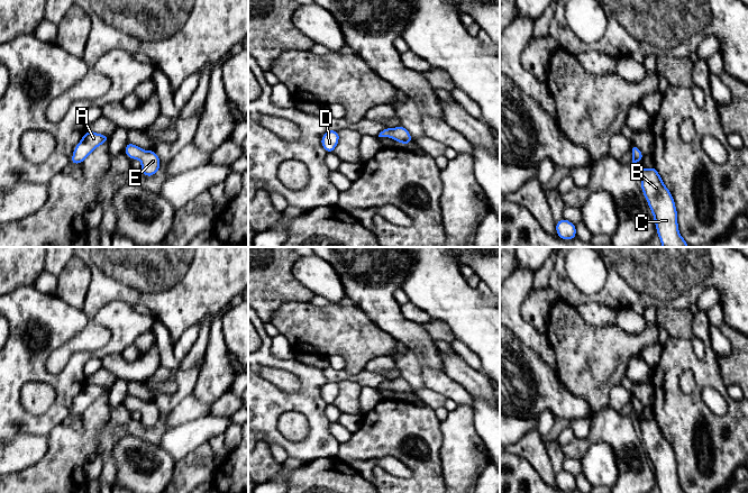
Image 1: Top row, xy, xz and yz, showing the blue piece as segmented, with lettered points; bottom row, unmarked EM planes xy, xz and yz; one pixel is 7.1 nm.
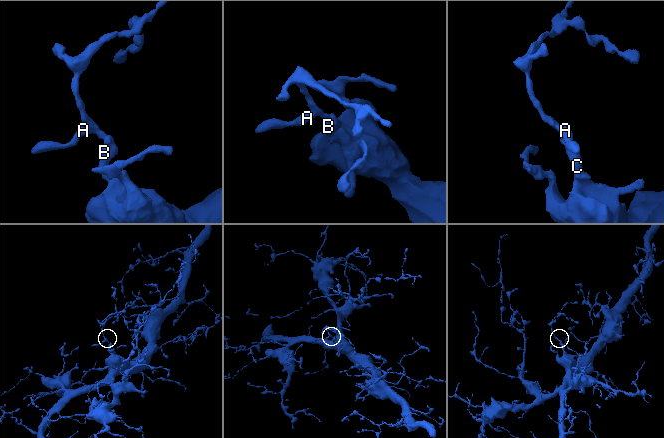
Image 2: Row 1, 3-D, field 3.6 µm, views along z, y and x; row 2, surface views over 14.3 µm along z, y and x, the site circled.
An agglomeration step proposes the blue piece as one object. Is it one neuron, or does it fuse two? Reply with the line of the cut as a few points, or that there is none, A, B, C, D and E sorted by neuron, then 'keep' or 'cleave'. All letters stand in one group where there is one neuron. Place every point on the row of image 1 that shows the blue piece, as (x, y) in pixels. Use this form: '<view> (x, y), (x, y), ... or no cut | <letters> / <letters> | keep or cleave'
no cut | A B C D E | keep

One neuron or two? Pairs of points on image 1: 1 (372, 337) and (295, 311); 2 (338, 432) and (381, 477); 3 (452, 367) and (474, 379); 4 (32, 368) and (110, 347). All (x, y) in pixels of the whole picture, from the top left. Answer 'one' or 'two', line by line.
1: one
2: two
3: one
4: one

